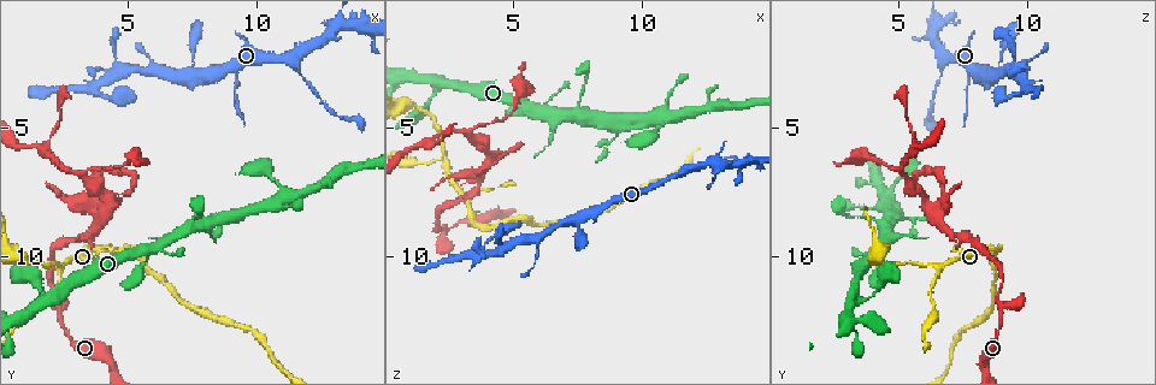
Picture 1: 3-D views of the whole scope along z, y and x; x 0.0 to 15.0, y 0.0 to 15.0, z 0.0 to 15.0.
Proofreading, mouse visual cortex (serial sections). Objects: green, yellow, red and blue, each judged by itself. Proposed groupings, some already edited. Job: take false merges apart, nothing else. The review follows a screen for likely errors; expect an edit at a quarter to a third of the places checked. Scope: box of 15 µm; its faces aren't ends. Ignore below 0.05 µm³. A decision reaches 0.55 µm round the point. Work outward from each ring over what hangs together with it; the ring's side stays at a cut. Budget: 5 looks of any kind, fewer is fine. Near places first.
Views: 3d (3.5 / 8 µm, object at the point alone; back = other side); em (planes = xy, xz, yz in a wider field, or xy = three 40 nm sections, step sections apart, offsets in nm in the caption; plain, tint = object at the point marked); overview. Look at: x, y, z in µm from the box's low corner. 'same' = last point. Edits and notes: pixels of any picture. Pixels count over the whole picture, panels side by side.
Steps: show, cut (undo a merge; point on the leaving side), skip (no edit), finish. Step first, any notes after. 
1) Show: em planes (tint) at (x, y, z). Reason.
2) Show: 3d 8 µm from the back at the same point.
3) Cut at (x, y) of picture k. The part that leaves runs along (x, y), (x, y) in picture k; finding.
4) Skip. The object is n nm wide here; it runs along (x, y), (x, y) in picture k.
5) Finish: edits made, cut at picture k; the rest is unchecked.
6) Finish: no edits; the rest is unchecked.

Show: 3d 3.5 µm at (2.4, 10.4, 6.7). Three-way junction.

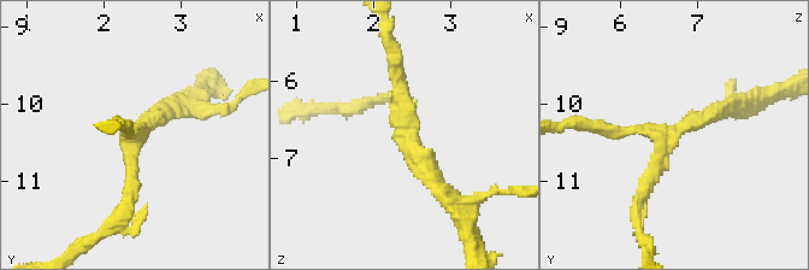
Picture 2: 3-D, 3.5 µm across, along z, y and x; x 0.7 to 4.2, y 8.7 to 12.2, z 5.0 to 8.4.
Show: em xy step 1 (tint) at (2.45, 10.40, 6.60). 3 arms meet here; the arms are 200, 200, 200 nm wide; need the tissue.

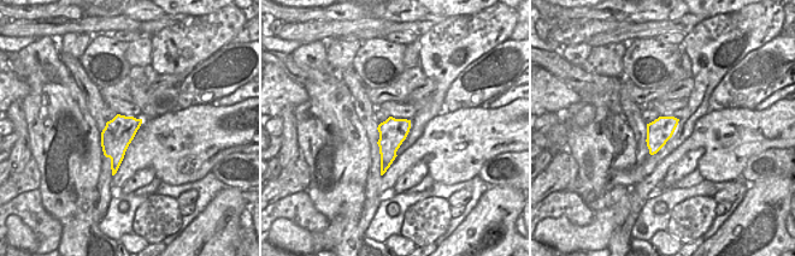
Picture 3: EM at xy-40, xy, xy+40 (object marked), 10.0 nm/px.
Show: em xy step 2 (tint) at the same point. Cut it another way.

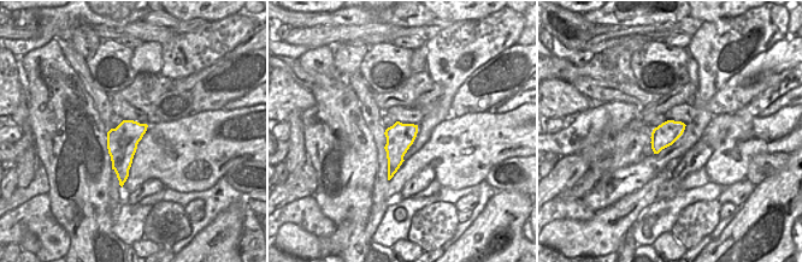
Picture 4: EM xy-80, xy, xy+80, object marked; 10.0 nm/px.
Skip. It runs along (443, 187), (409, 144), (395, 51) in picture 2; continuous, no second cell.

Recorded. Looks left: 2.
Show: 3d 8 µm at (11.9, 3.2, 6.6). Narrows sharply.

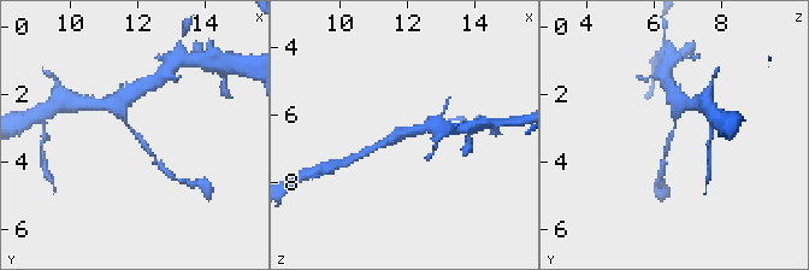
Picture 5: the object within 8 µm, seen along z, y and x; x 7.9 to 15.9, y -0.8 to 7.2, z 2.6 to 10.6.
Show: em planes (tint) at (11.9, 3.2, 6.6). The arms are 150, 200 nm wide; now the EM.

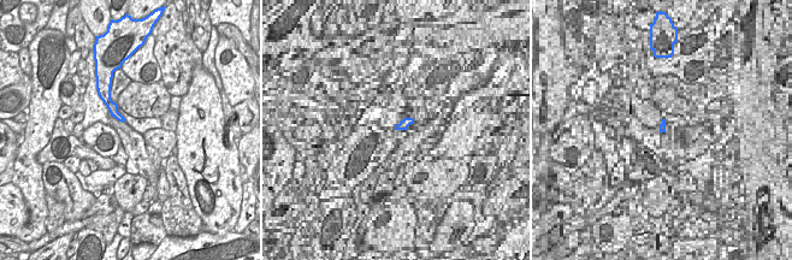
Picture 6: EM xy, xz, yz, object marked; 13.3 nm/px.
Skip. Continuous, no second cell.

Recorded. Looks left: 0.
Finish: no edits; the rest is unchecked.

